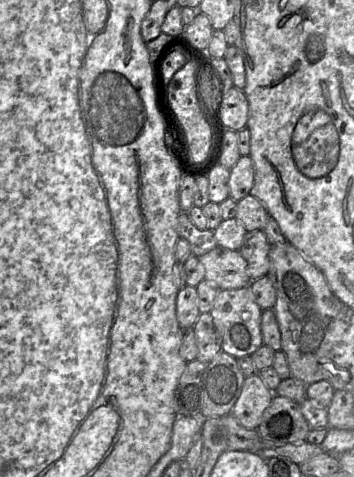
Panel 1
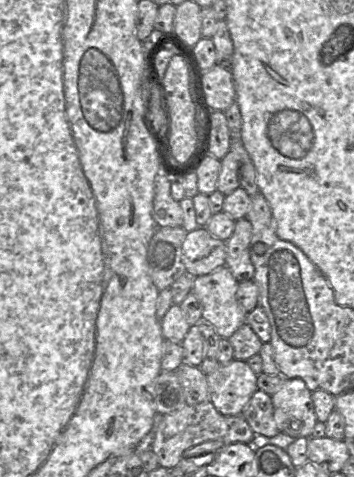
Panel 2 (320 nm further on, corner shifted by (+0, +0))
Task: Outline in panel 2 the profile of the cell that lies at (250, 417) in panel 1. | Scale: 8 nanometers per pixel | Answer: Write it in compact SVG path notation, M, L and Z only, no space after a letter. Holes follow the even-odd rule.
M233 359L206 375L210 401L225 416L240 415L257 387L257 375L246 361Z

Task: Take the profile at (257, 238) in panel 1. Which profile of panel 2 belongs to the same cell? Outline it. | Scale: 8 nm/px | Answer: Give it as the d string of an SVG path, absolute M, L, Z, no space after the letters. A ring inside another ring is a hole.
M247 218L236 220L231 237L226 240L226 267L238 282L252 280L254 266L250 259L252 226Z

